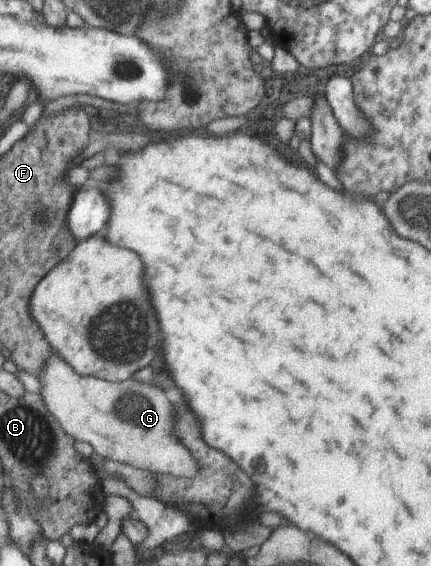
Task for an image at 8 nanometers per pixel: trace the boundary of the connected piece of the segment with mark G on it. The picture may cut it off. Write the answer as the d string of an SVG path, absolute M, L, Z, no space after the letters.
M59 355L46 361L39 381L44 402L64 432L75 441L89 443L101 457L181 478L193 478L198 474L198 461L174 436L173 402L181 398L179 388L173 386L163 390L139 380L110 382L81 375Z

